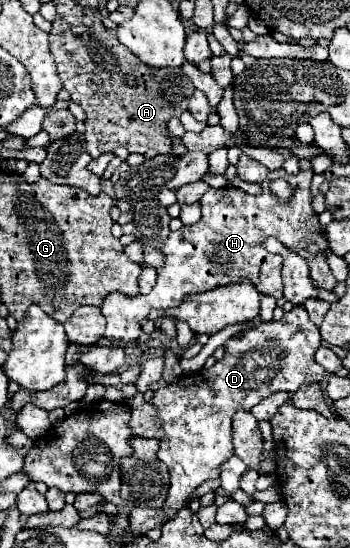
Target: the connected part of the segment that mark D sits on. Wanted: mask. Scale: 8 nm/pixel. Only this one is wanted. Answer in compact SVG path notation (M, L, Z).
M295 306L291 310L291 320L283 318L279 324L291 330L299 328L307 334L289 336L291 342L283 344L275 338L267 338L261 328L249 330L243 338L227 340L225 358L219 360L209 370L199 370L195 374L183 376L165 388L159 388L151 404L157 408L157 420L163 426L163 438L159 440L157 458L167 464L171 486L165 502L165 516L175 518L189 498L189 494L205 480L219 478L219 470L227 458L233 456L231 444L231 418L237 410L251 410L263 398L283 390L295 392L303 384L321 382L325 376L323 366L319 366L313 356L321 346L321 336L317 326L309 320L307 310Z

